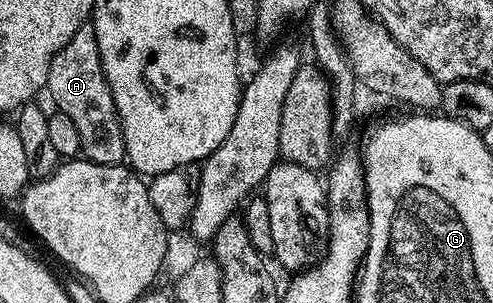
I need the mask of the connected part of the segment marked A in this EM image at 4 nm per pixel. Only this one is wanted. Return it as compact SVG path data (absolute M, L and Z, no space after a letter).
M90 21L83 23L81 29L77 29L77 33L73 33L73 37L69 37L69 41L53 57L53 61L49 65L49 77L45 91L46 94L51 94L51 99L56 103L54 106L57 110L65 113L65 117L69 117L69 121L73 121L74 127L77 128L77 134L81 137L79 149L82 158L101 165L122 164L124 162L127 150L121 133L119 114L115 108L113 93L105 81L105 73L101 69L101 55L97 49L97 37Z

